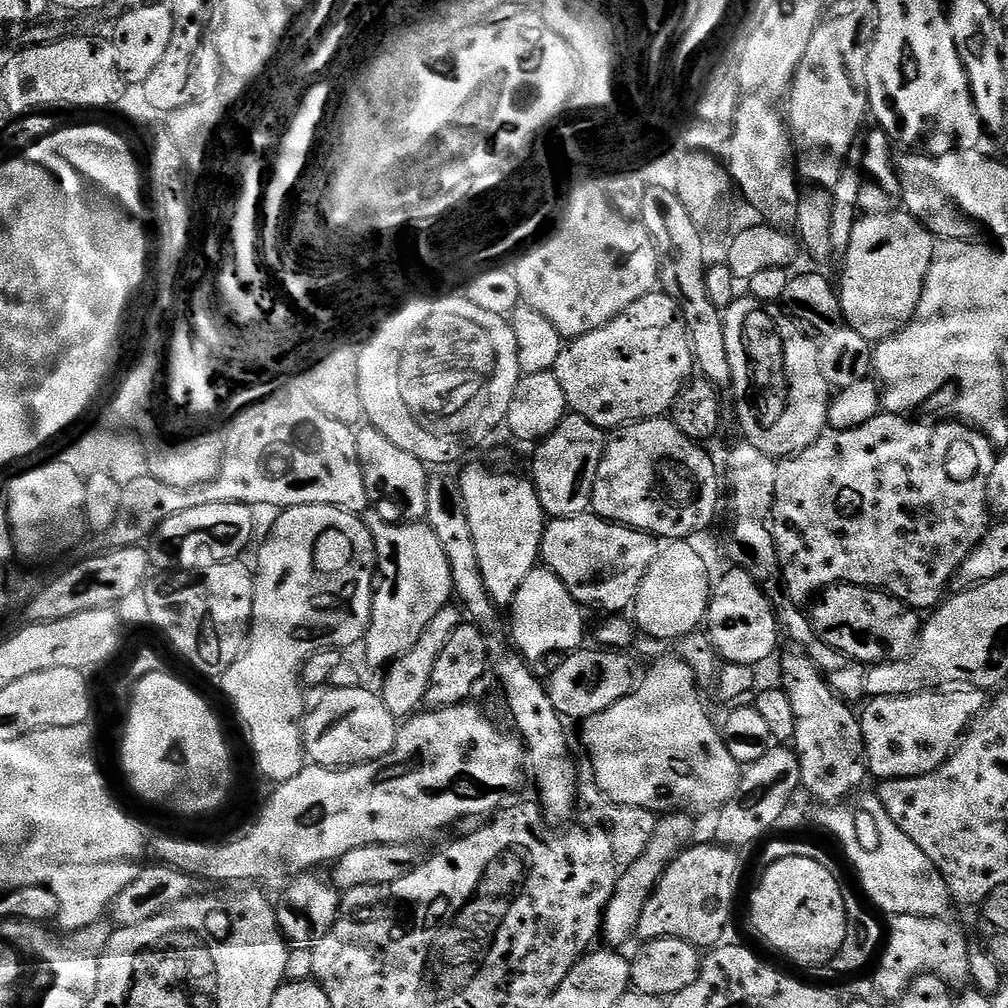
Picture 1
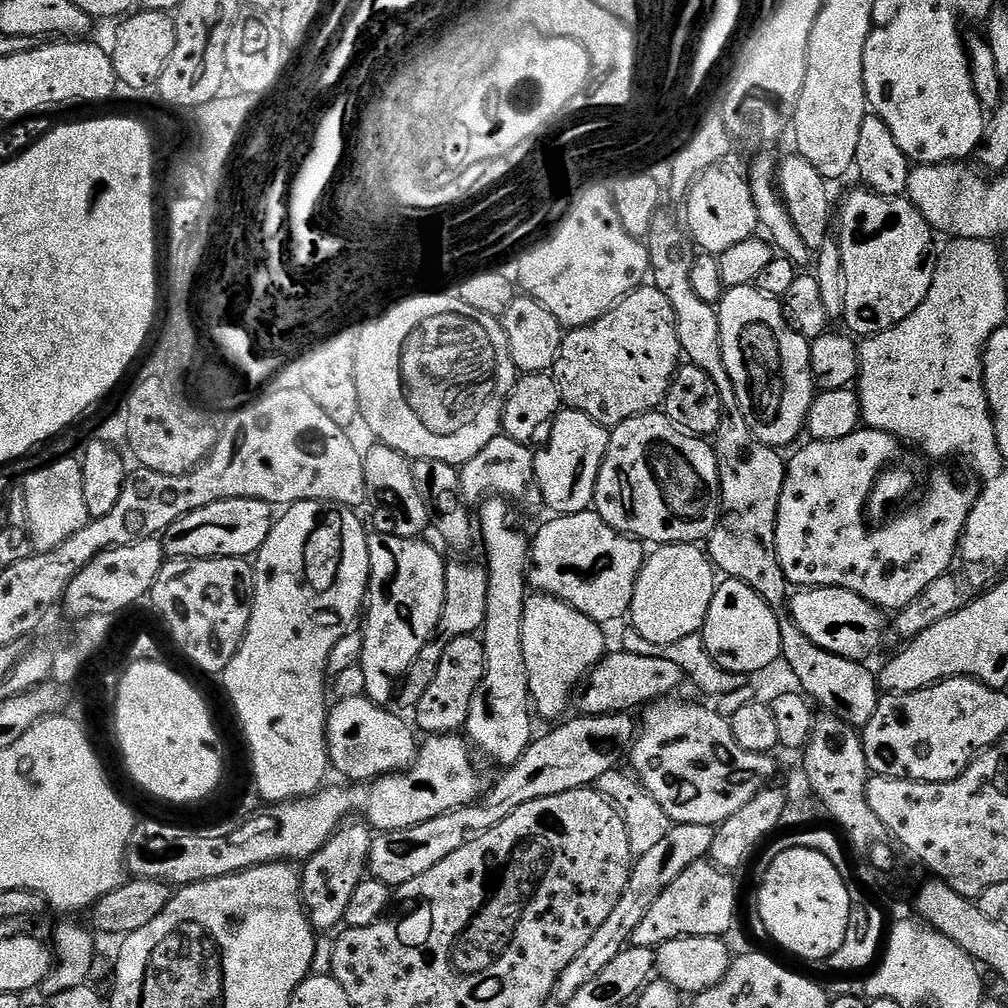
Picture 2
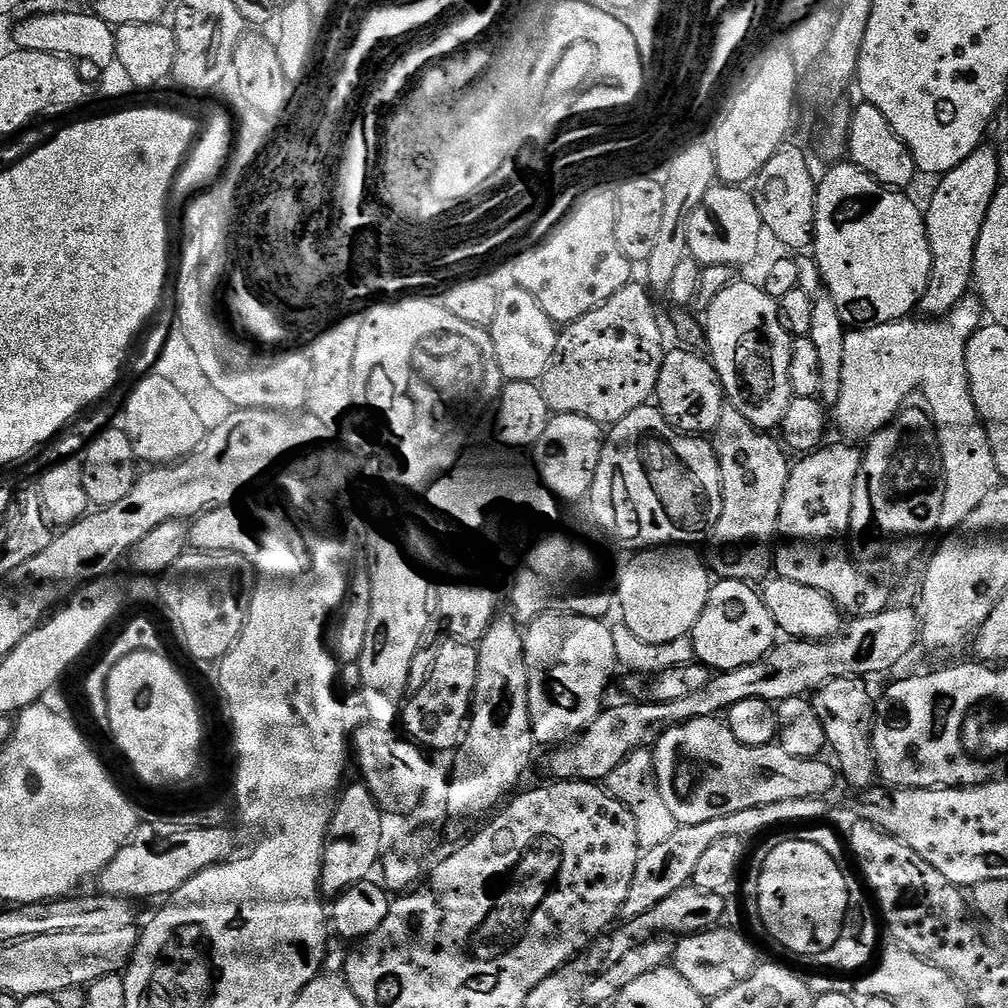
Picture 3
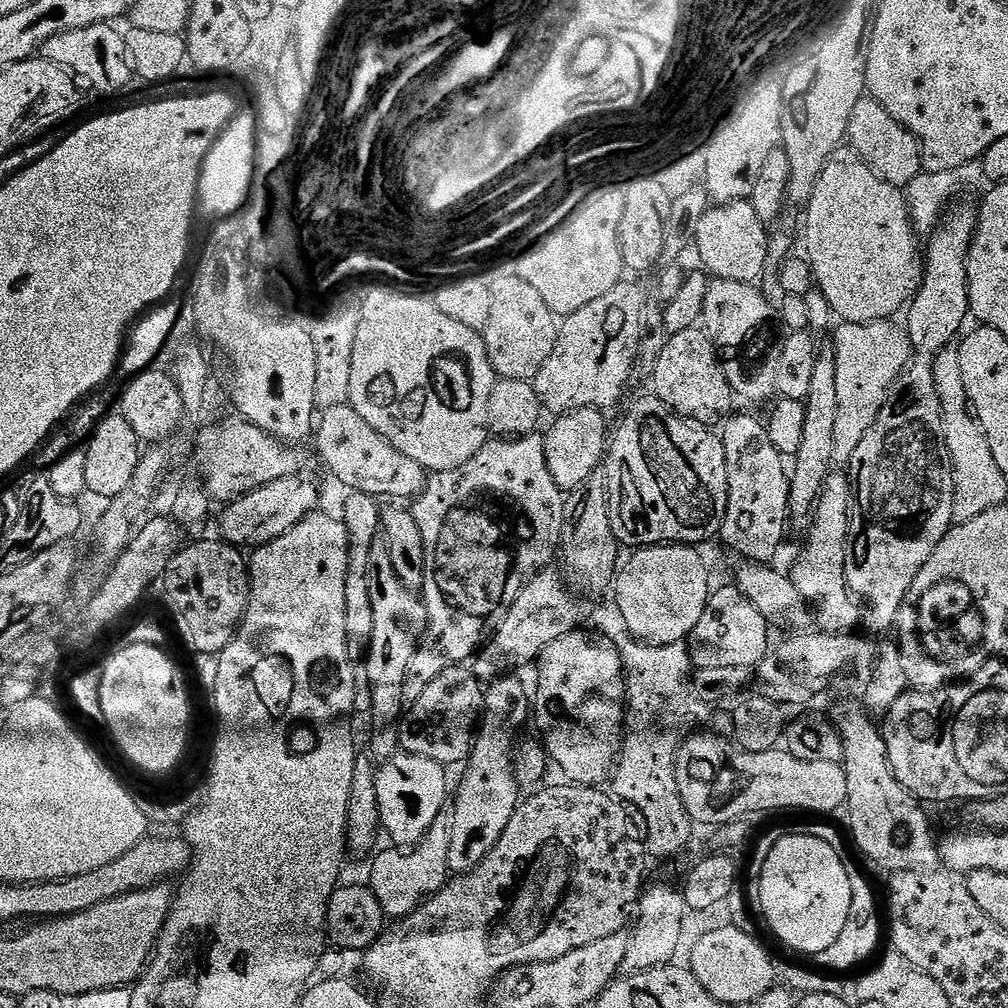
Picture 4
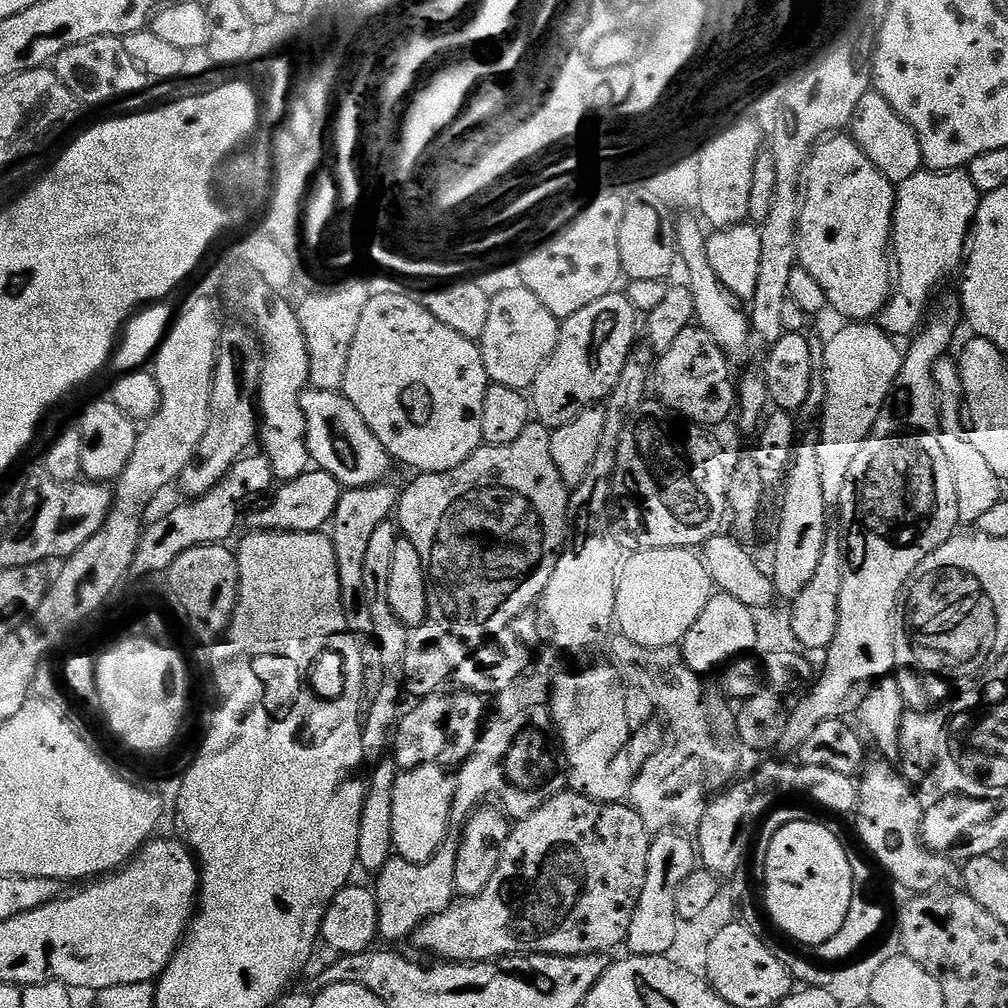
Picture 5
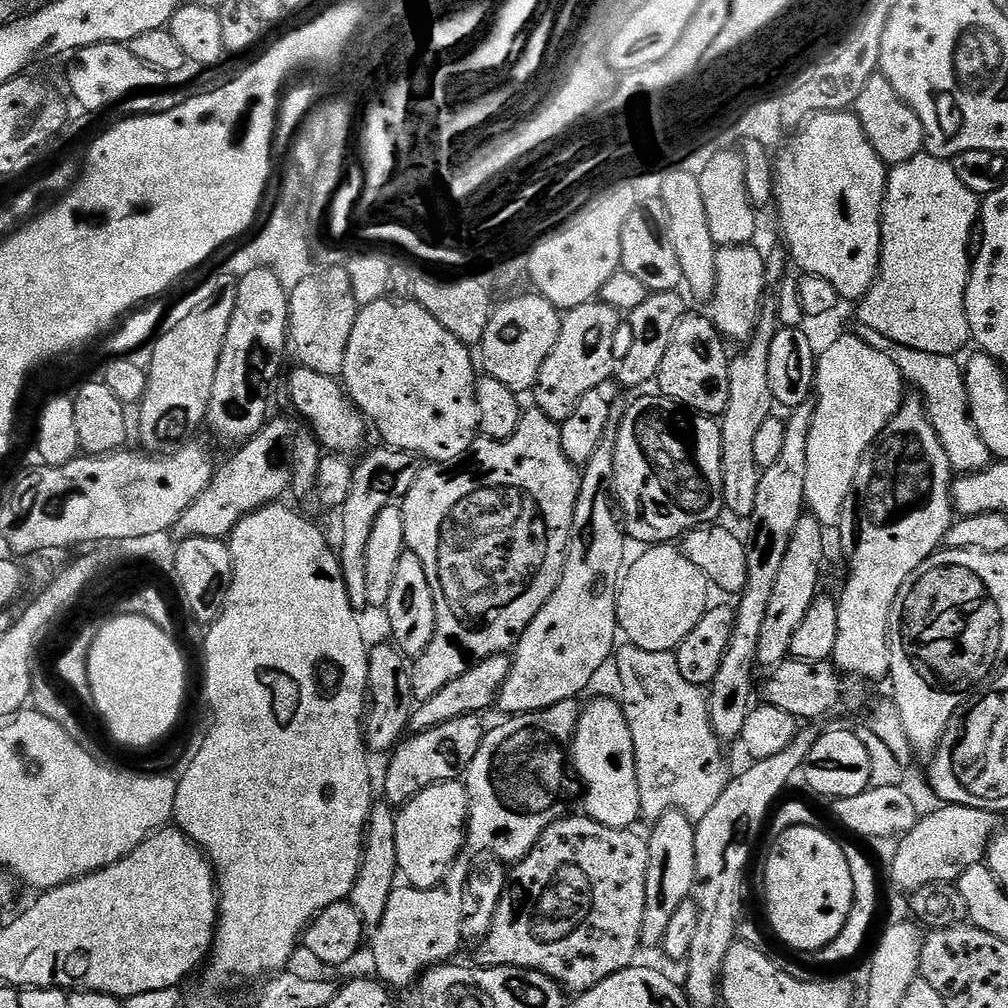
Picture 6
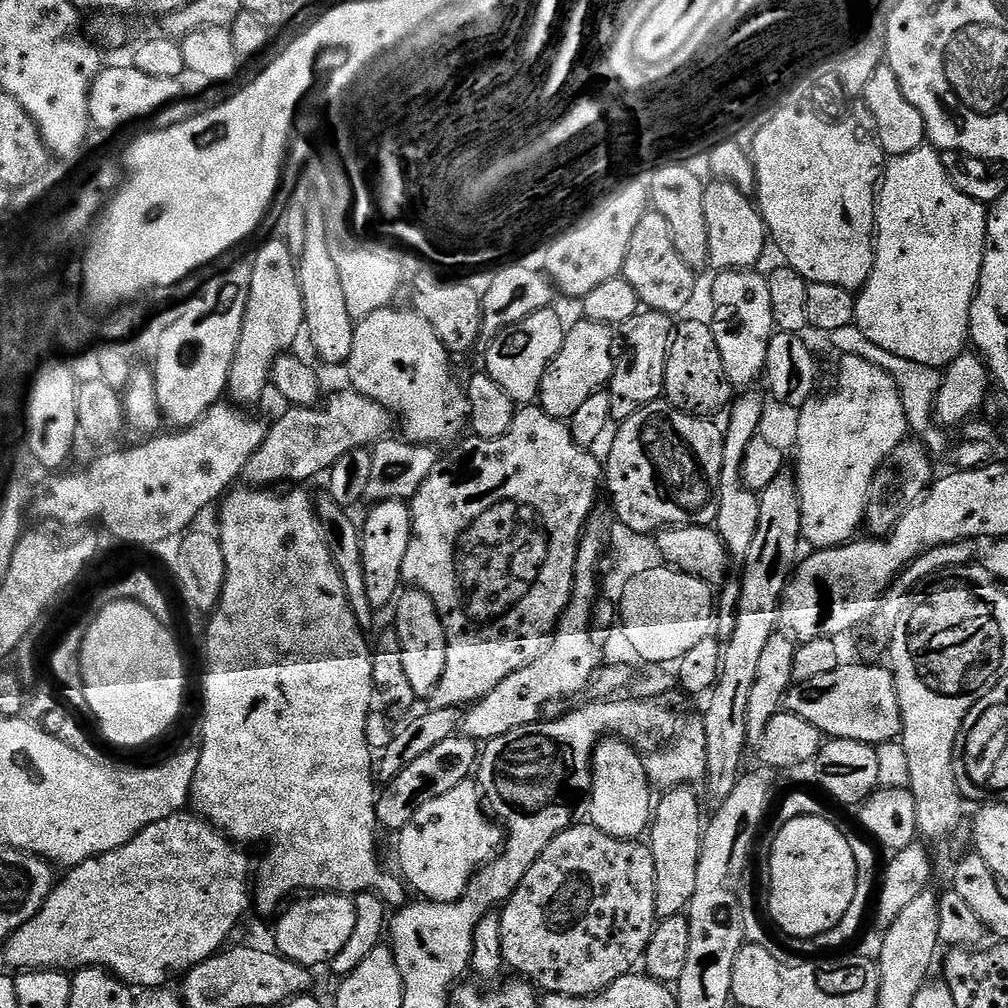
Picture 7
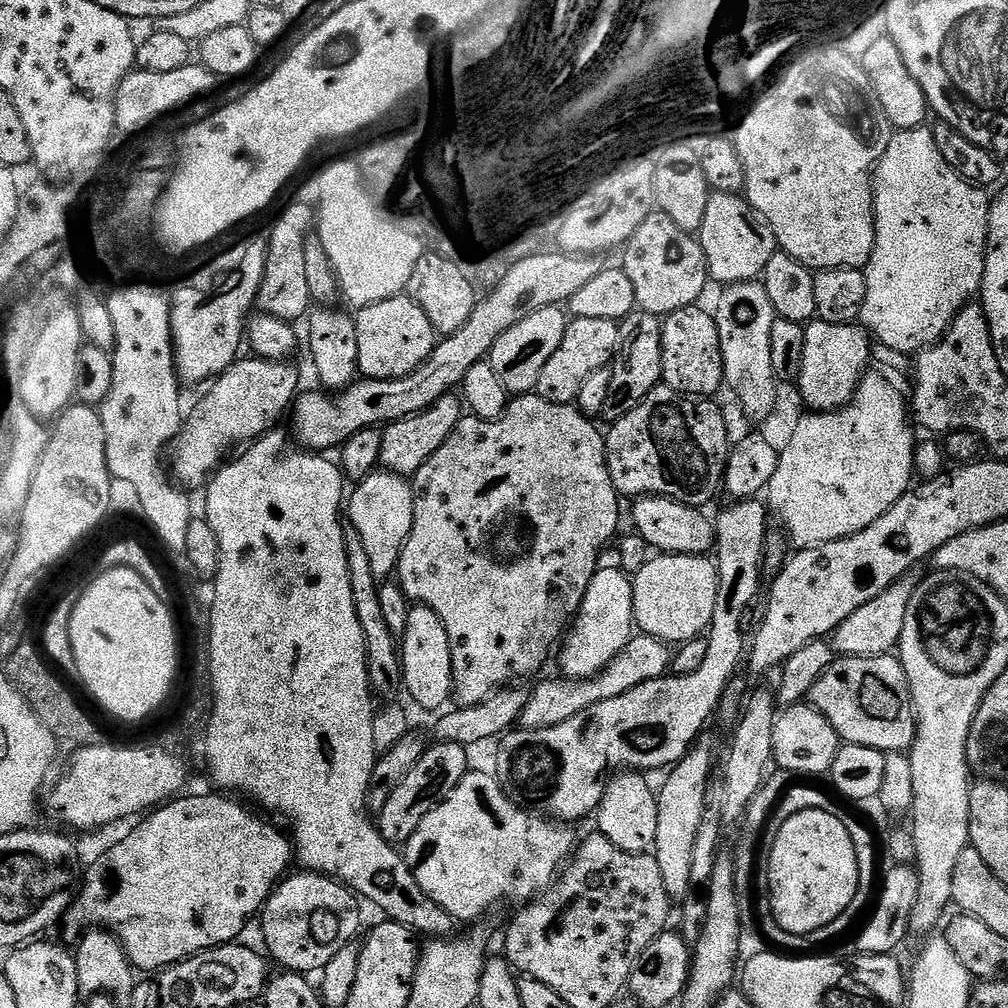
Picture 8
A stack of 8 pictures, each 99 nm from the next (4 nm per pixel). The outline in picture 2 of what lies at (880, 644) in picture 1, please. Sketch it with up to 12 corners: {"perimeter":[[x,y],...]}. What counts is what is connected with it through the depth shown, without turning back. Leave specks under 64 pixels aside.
{"perimeter":[[845,588],[790,596],[798,630],[847,660],[867,661],[888,628]]}

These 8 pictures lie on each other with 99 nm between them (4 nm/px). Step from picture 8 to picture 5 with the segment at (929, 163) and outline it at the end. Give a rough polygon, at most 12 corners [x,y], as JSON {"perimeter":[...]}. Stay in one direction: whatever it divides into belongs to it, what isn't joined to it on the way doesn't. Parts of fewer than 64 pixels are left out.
{"perimeter":[[964,170],[898,185],[889,336],[923,325],[965,259],[982,193]]}

